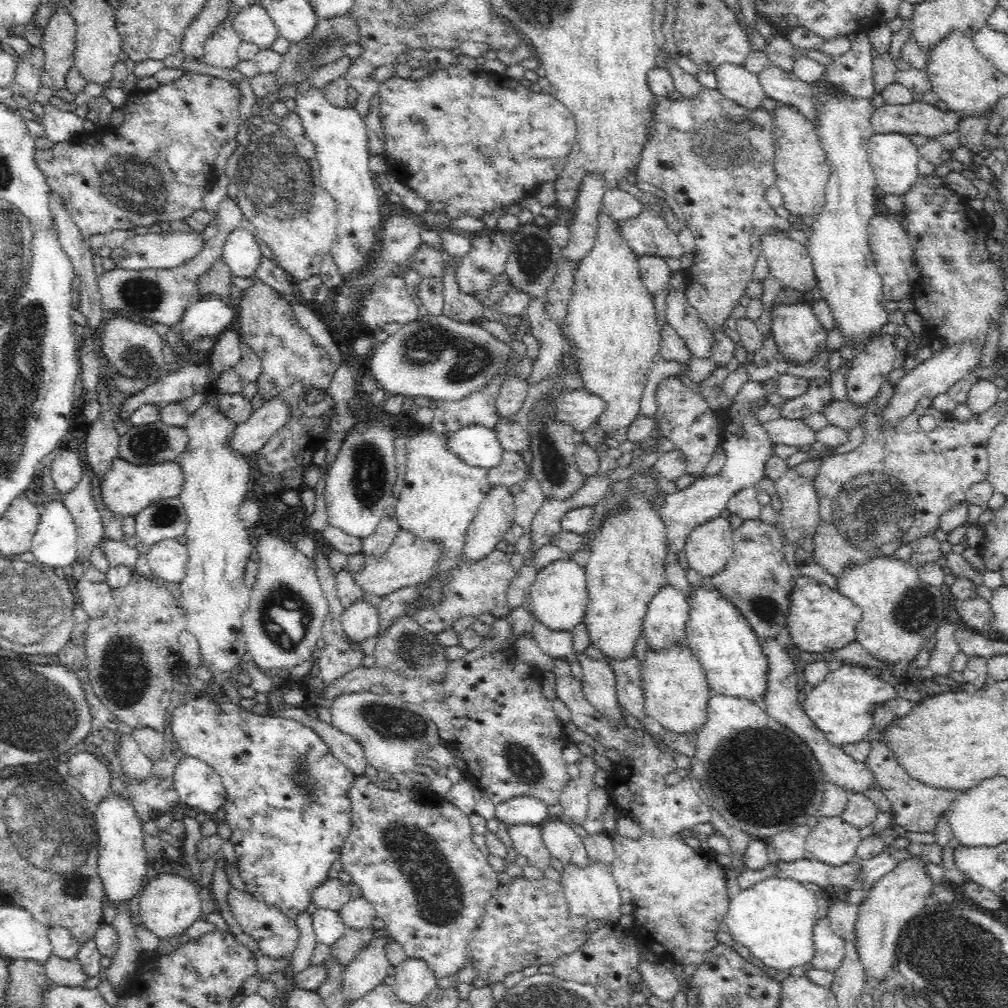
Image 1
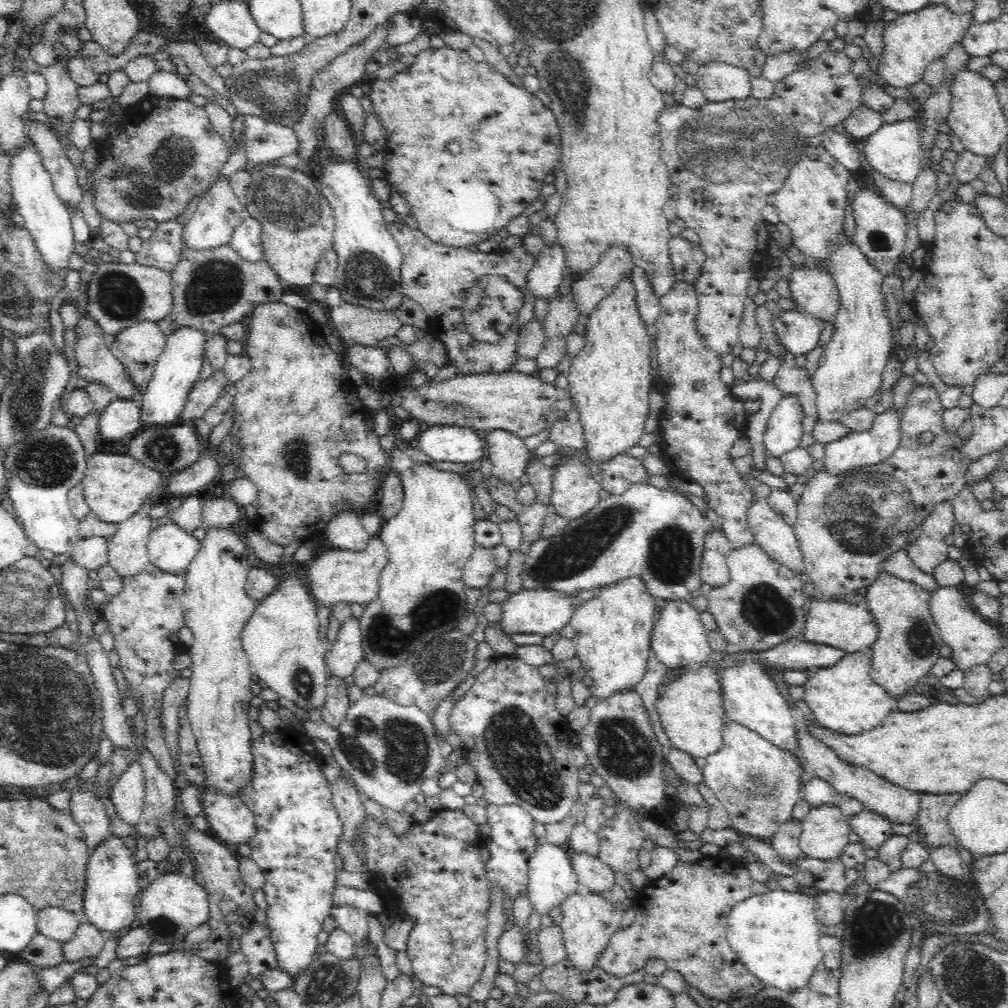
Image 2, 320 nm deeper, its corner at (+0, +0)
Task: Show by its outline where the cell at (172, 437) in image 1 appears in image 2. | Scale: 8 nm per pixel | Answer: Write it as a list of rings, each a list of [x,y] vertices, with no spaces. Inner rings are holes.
[[[170,424],[166,426],[150,426],[133,434],[132,442],[128,444],[128,455],[137,462],[144,464],[166,476],[182,472],[190,464],[197,462],[204,453],[203,446],[198,440],[198,433],[193,426],[186,424]]]

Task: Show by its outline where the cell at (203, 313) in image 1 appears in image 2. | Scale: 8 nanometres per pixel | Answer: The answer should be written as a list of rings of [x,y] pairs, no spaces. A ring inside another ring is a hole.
[[[192,327],[177,328],[167,336],[167,341],[158,357],[153,378],[146,387],[145,396],[140,402],[143,412],[143,428],[176,424],[183,413],[186,398],[197,382],[204,356],[204,344],[208,339],[204,331]]]

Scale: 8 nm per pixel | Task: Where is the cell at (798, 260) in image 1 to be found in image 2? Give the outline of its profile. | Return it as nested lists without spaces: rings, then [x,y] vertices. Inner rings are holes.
[[[796,269],[788,286],[799,310],[810,313],[819,322],[833,317],[837,309],[837,286],[825,269]]]

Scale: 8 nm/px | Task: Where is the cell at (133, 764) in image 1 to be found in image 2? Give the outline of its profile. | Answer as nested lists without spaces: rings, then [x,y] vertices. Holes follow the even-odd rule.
[[[138,760],[112,786],[111,798],[118,817],[133,825],[142,821],[145,798],[145,774]]]

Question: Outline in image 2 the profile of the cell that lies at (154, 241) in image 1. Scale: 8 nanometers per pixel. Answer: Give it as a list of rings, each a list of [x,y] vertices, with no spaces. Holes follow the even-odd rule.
[[[219,178],[210,186],[208,192],[203,194],[196,211],[188,218],[181,232],[182,247],[185,246],[187,250],[194,252],[202,252],[229,244],[234,227],[241,221],[242,210],[244,205],[238,201],[230,186],[229,178]]]

